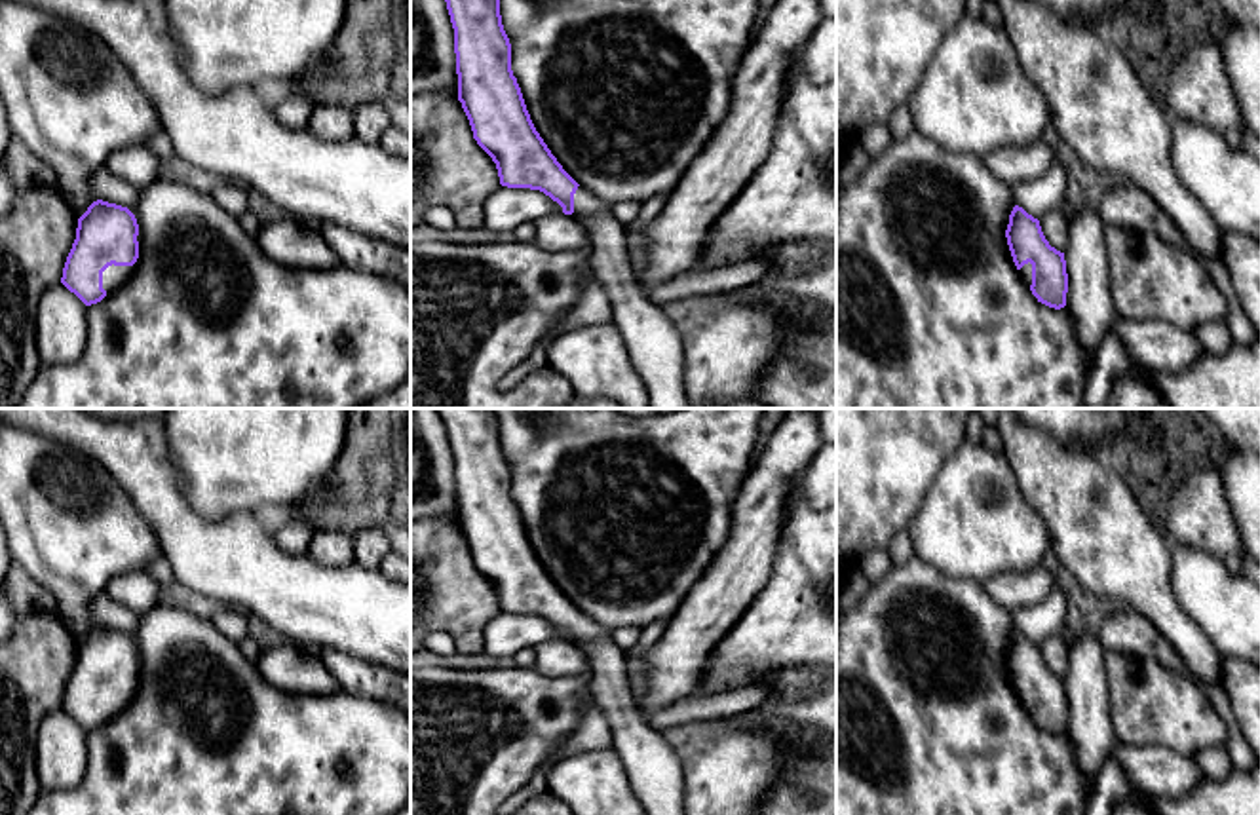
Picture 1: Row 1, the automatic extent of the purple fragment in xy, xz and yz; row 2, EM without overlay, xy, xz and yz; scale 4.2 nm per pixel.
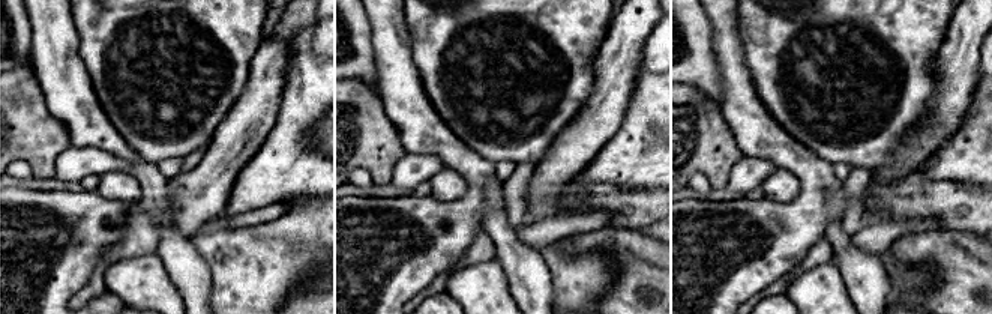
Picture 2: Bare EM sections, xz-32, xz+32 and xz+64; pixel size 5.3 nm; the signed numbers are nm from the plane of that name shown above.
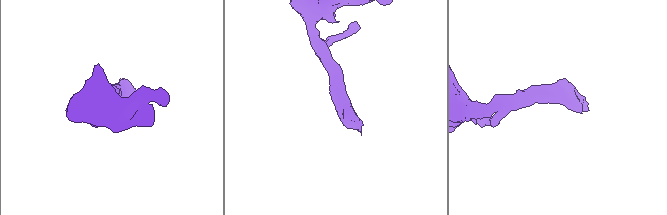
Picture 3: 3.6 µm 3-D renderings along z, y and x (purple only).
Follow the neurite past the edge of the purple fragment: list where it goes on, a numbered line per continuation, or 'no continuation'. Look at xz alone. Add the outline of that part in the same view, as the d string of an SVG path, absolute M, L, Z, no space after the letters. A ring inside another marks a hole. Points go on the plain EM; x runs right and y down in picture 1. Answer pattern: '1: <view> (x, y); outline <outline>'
1: xz (586, 629); outline M578 612L574 619L574 642L589 655L589 644L599 638L610 635L604 627L595 623L589 616L583 612Z

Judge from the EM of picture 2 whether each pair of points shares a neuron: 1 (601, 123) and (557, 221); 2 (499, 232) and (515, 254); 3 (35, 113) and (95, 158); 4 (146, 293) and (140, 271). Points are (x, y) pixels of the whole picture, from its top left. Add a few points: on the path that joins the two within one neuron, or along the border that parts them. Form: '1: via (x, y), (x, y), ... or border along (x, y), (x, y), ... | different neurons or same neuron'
1: border along (556, 212), (526, 226) | different neurons
2: via (505, 238), (509, 248) | same neuron
3: border along (71, 146), (59, 155), (56, 176) | different neurons
4: via (146, 287), (143, 277) | same neuron

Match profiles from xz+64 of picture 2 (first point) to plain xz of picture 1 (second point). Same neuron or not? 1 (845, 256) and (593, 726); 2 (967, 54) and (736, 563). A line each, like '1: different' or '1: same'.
1: different
2: same

